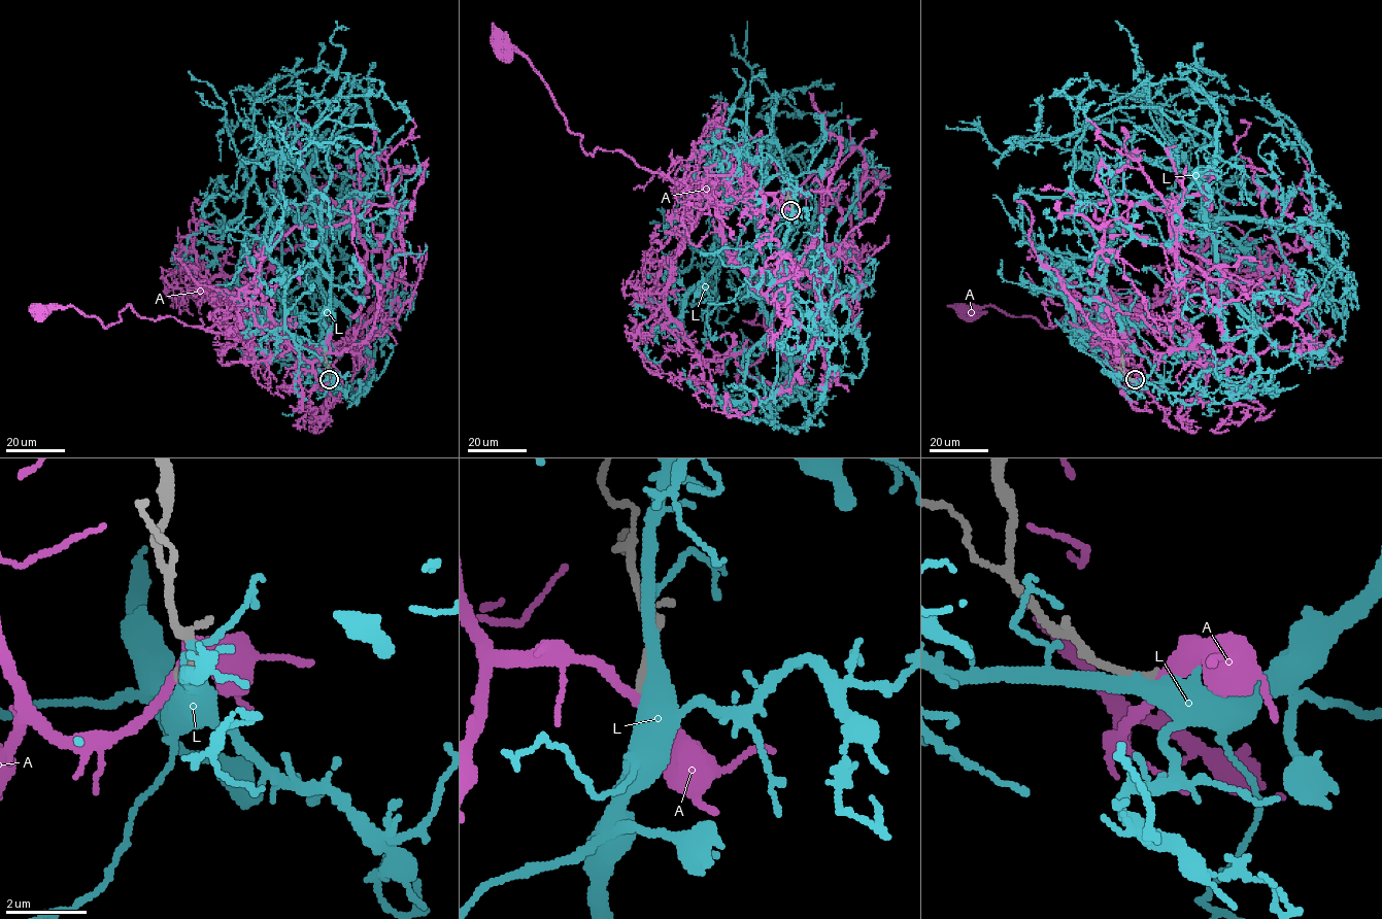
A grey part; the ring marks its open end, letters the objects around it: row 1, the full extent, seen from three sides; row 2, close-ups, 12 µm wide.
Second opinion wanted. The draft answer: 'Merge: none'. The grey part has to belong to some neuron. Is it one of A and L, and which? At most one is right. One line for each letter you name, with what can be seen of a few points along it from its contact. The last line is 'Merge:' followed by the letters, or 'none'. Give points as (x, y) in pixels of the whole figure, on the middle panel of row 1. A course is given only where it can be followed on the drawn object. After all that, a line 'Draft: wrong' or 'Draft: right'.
Merge: none
Draft: right

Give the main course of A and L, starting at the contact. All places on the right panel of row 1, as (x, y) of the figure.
A: (1135, 379), (1104, 345), (1112, 303), (1103, 329), (1079, 304), (1053, 328), (968, 315)
L: (1133, 379), (1228, 300), (1202, 211), (1292, 230), (1314, 214), (1310, 149), (1278, 113), (1299, 163)

